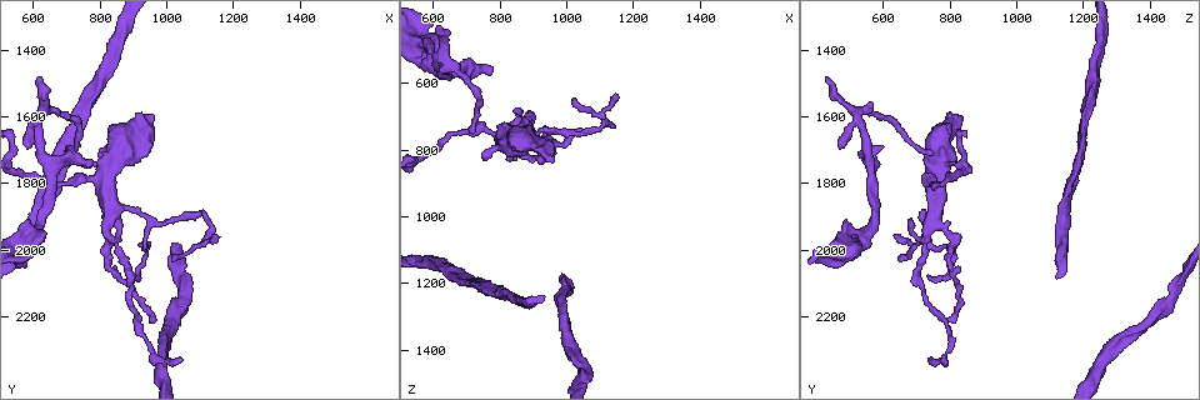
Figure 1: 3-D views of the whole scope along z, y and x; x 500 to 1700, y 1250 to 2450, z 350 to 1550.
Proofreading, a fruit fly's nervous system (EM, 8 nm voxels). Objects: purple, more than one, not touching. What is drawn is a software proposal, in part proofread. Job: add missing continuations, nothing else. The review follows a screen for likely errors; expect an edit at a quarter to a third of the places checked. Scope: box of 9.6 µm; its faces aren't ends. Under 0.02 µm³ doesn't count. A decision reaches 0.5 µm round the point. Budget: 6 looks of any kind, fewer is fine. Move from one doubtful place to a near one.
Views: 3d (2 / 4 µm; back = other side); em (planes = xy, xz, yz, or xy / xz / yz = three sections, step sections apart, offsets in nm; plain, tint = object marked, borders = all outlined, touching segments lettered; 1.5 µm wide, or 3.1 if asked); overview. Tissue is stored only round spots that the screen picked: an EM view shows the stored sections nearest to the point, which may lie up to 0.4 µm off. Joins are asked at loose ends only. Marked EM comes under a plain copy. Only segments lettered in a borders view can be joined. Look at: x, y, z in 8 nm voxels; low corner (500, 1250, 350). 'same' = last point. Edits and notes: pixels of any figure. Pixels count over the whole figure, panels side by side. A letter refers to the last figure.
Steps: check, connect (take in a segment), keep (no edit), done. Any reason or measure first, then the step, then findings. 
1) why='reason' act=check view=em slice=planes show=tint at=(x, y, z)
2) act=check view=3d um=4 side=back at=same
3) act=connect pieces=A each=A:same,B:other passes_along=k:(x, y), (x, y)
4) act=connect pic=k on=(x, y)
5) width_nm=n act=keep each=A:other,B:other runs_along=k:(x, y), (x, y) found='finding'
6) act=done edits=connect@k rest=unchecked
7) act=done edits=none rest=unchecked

act=check view=em slice=planes show=tint at=(870, 1900, 680)

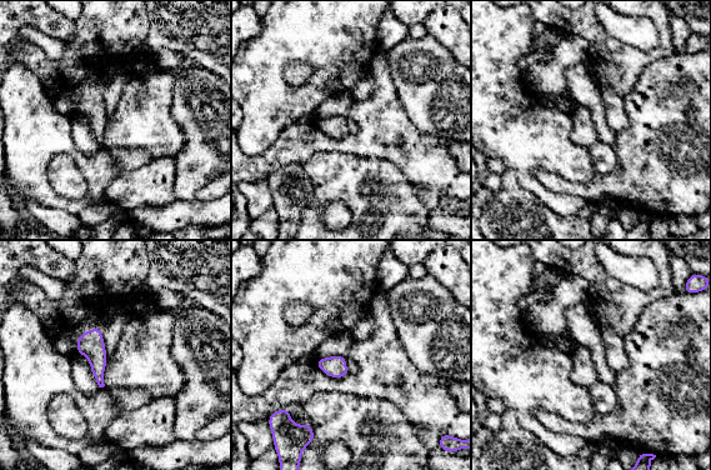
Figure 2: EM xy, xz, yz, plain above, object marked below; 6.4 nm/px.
why='see the neighbours' act=check view=em slice=planes show=borders at=same

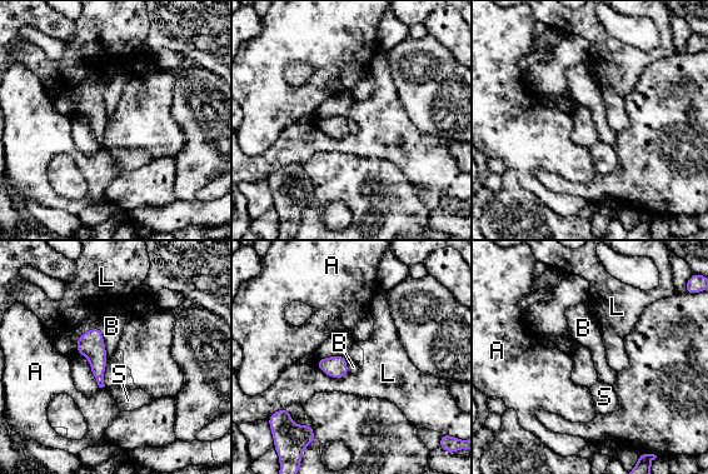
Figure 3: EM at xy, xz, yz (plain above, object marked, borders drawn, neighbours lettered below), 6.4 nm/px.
longest_contact=L:240nm act=keep each=A:other,B:other,L:other,S:other border=3:(99, 324), (108, 358) found='no lettered segment goes on from it'

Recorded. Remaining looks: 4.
why='thin end' act=check view=em slice=planes show=borders at=(1060, 2320, 740)

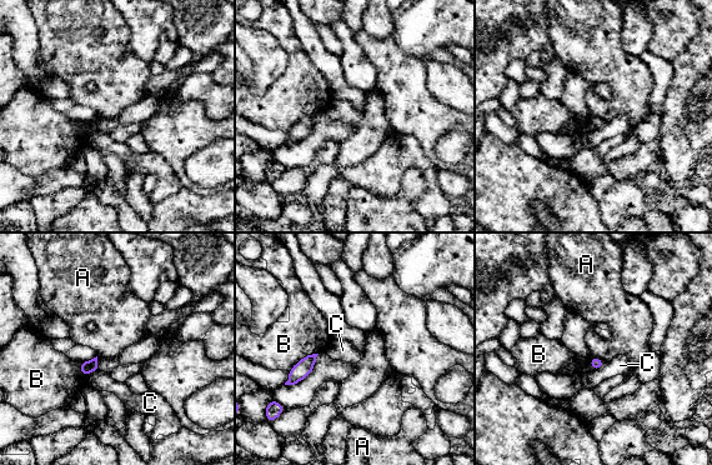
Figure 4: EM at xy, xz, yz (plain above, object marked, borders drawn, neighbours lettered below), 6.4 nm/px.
longest_contact=B:240nm act=keep each=A:other,B:other,C:other border=4:(593, 355), (606, 361) found='no lettered segment goes on from it'

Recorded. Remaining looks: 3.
why='branch stops here' act=check view=3d um=4 side=back at=(620, 1480, 440)

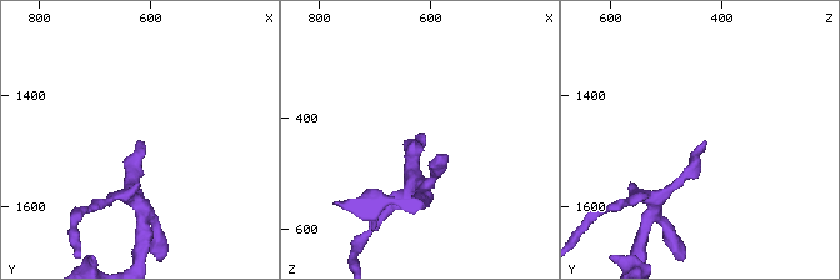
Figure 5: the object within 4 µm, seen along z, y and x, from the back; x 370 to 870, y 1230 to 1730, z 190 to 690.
act=check view=em slice=xy step=8 show=borders at=(625, 1480, 435)

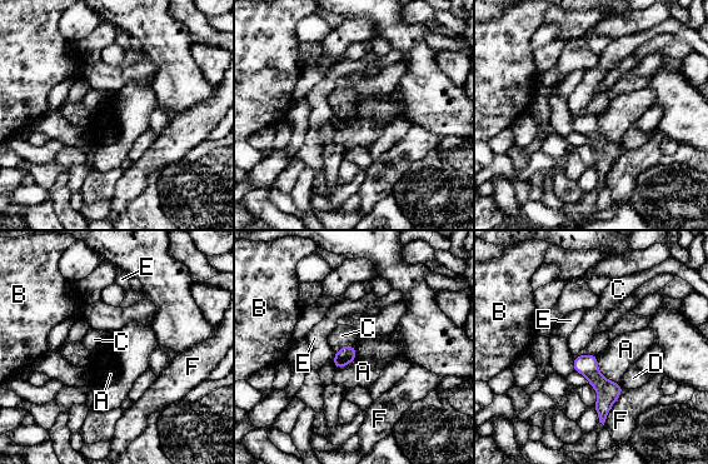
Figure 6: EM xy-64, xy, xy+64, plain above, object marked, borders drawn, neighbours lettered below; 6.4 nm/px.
act=keep each=A:other,B:other,C:other,D:other,E:other,F:other found='no lettered segment goes on from it'

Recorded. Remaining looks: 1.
act=done edits=none rest=unchecked

